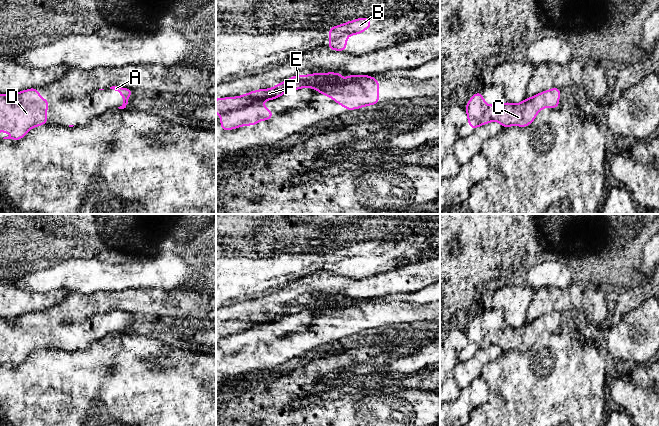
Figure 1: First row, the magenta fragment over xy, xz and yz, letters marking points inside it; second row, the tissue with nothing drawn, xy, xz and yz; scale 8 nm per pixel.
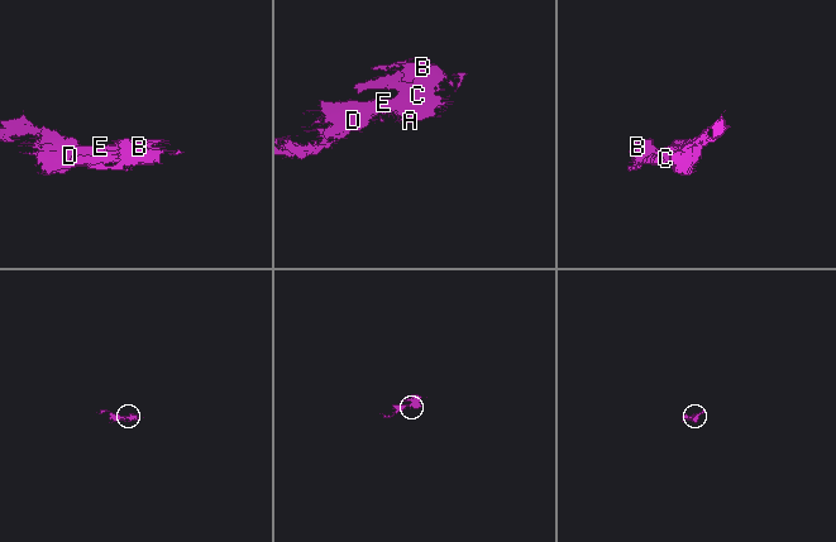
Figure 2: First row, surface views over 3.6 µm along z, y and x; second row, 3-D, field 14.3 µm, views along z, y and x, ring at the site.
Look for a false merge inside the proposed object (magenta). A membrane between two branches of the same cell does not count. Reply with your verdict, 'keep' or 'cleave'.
keep

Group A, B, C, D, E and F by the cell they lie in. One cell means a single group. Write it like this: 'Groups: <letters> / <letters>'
Groups: A B C D E F

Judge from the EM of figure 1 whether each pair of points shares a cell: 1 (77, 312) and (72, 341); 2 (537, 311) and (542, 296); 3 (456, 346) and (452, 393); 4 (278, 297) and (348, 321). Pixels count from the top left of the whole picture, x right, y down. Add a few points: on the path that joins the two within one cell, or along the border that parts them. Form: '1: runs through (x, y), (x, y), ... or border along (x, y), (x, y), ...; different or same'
1: border along (97, 312), (85, 315), (71, 322), (52, 323); different
2: runs through (538, 307), (542, 300); same
3: runs through (450, 358), (450, 381); same
4: border along (298, 298), (292, 299), (269, 312); different

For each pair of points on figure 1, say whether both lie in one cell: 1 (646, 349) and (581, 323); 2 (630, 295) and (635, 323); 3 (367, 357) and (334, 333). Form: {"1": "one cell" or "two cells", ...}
{"1": "one cell", "2": "two cells", "3": "two cells"}

